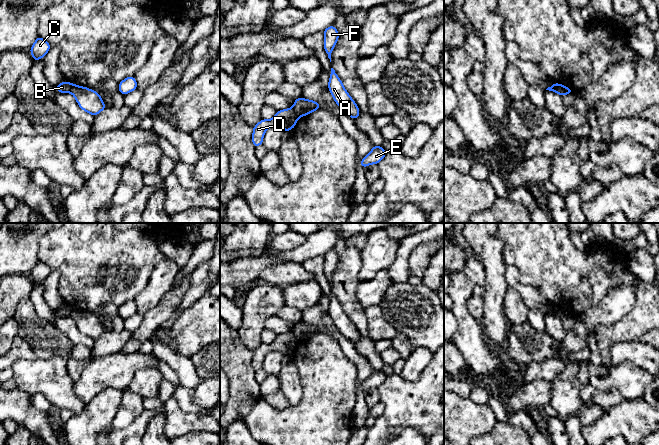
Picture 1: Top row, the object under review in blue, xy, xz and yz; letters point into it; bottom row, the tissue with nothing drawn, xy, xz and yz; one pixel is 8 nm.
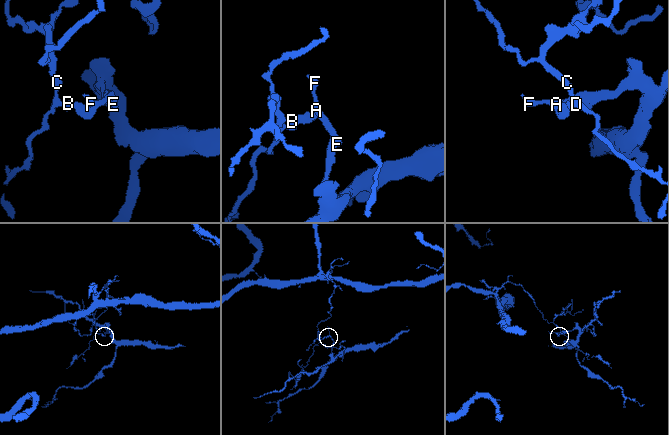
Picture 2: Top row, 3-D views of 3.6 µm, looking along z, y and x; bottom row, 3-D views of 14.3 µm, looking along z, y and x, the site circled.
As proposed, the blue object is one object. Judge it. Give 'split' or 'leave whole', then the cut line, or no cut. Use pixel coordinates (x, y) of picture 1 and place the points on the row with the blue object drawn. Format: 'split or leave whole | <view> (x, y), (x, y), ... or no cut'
split | xz (293, 107), (298, 117)

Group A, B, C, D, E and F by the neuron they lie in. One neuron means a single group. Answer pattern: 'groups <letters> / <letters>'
groups A E F / B C D

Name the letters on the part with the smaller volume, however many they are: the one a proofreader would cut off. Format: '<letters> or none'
A, E, F

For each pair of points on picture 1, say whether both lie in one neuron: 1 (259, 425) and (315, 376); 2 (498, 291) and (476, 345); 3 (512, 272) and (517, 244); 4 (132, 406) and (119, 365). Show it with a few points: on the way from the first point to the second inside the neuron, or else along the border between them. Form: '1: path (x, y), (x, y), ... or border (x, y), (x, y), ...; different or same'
1: path (278, 425), (286, 425), (315, 395); same
2: border (482, 327), (485, 338), (494, 350); different
3: border (507, 264), (517, 269), (526, 285); different
4: border (126, 388), (122, 390); different

